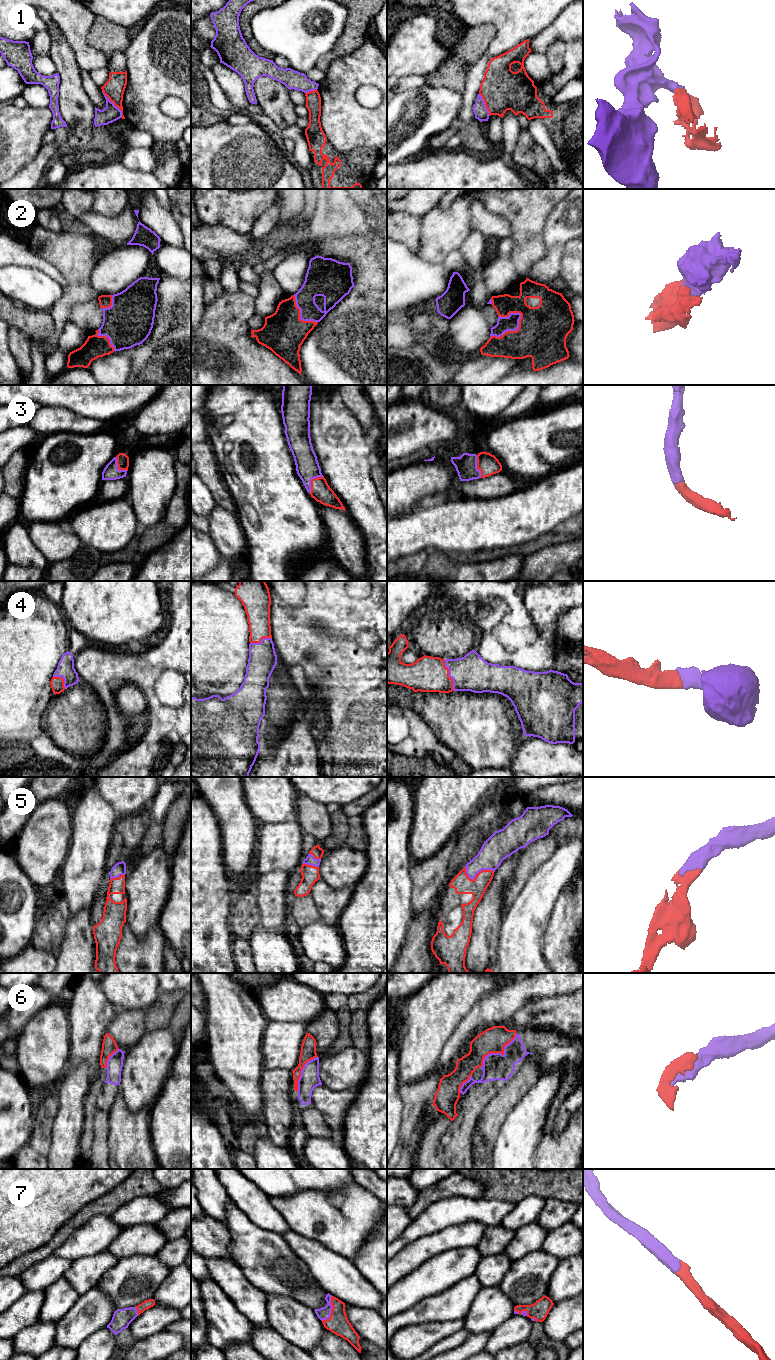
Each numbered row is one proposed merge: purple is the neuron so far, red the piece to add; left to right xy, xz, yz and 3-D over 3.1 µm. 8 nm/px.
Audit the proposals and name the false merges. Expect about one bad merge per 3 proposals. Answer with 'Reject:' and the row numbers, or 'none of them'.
Reject: 1, 6

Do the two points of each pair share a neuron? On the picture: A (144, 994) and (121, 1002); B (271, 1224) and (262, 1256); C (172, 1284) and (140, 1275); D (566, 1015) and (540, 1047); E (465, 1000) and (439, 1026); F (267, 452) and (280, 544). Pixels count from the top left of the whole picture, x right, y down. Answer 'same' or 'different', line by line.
A: same
B: different
C: different
D: different
E: same
F: same

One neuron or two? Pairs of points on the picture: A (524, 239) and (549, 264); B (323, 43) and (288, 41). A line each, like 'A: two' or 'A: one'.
A: two
B: one

